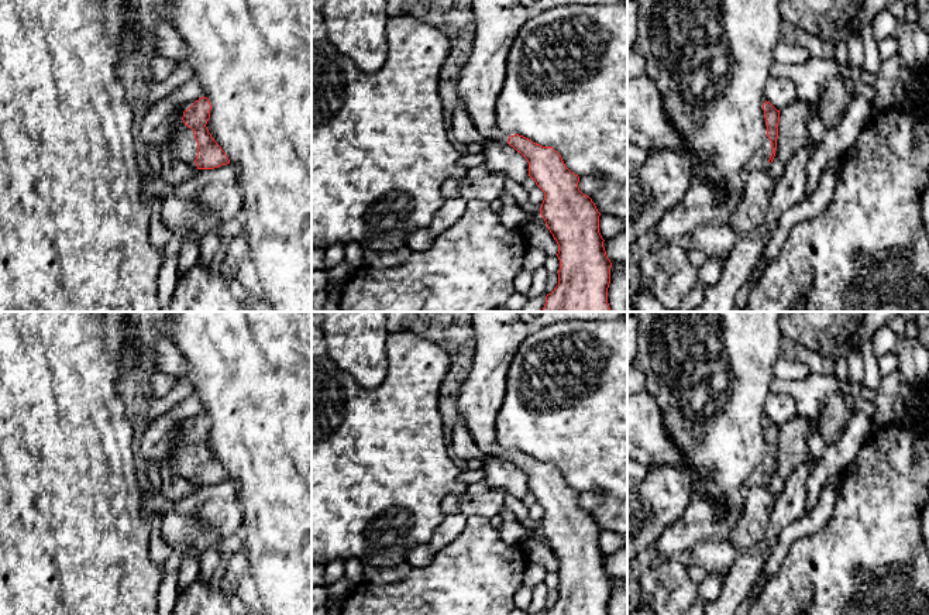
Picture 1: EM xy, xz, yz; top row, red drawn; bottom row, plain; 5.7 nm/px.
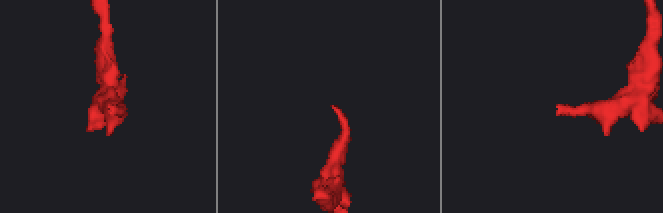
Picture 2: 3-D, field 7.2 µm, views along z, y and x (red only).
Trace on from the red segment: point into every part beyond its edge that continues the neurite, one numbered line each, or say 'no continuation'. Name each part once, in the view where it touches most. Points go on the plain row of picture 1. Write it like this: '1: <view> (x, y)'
1: xy (182, 461)

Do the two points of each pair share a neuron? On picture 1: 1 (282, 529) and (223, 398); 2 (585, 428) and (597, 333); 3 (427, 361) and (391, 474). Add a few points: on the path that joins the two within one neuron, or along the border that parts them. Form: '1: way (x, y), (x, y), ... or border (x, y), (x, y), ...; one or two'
1: way (282, 497), (282, 466), (247, 430); one
2: way (601, 404), (601, 384), (594, 377), (598, 357); one
3: way (410, 390), (391, 437), (391, 446); one

